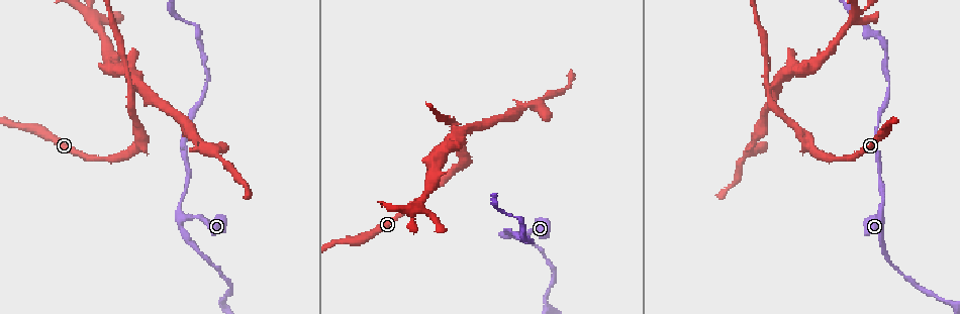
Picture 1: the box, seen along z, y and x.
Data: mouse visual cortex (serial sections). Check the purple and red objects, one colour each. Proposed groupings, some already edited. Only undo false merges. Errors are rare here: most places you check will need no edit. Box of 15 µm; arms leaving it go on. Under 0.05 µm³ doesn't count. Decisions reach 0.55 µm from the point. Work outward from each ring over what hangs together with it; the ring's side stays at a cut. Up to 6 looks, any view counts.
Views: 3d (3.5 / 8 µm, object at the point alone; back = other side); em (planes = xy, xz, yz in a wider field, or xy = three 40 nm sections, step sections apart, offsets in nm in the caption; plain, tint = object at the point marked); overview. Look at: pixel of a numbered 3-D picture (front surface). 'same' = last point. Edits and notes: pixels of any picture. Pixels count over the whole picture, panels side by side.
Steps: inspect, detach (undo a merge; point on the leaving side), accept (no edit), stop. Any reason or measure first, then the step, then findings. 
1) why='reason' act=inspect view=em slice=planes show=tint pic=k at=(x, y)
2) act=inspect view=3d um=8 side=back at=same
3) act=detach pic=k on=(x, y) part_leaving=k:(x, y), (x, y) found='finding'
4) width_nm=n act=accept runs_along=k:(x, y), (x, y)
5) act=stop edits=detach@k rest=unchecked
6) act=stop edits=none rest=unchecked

why='abrupt turn' act=inspect view=3d um=3.5 side=back pic=1 at=(184, 217)

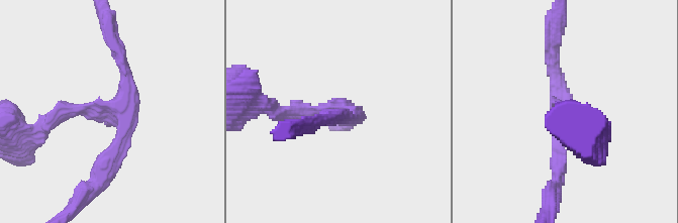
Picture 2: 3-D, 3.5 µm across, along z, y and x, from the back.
arms=3 arm_widths_nm=200,200,200 act=inspect view=em slice=xy step=1 show=tint pic=2 at=(118, 107)

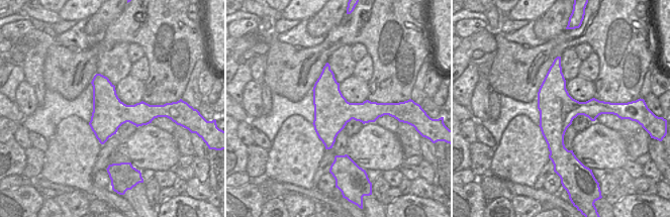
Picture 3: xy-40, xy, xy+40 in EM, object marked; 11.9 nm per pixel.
width_nm=440 act=accept runs_along=2:(49, 123), (123, 102), (117, 45) found='one cell here'

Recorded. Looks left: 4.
why='four-way junction' act=inspect view=3d um=8 pic=1 at=(458, 128)

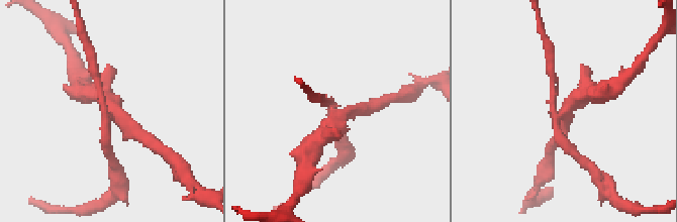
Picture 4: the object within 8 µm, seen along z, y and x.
arms=4 arm_widths_nm=250,300,400,500 why='shape alone is not enough' act=inspect view=em slice=xy step=1 show=tint pic=4 at=(564, 115)

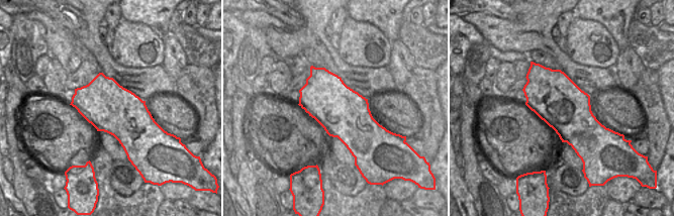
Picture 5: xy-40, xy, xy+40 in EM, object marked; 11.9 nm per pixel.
act=detach pic=4 on=(341, 115) part_leaving=4:(559, 117), (577, 97), (588, 94) found='two cells meet here'

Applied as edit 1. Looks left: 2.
why='thin neck' act=inspect view=em slice=xy step=3 show=tint pic=1 at=(181, 17)

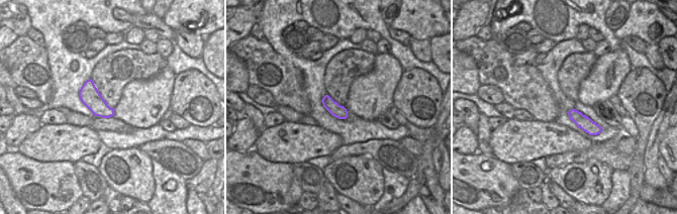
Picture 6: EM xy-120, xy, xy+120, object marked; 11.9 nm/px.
why='see where the arms go' act=inspect view=3d um=3.5 at=same

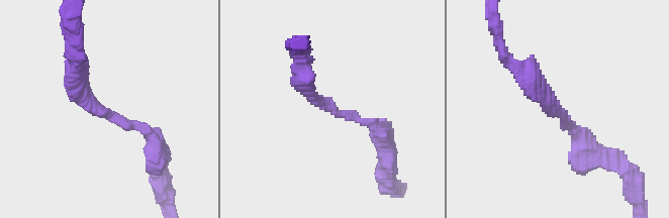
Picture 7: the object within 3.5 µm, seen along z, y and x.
act=accept runs_along=7:(157, 147), (140, 125), (94, 107), (76, 73) found='continuous, no second cell'

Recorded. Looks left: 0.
act=stop edits=detach@4 rest=unchecked

